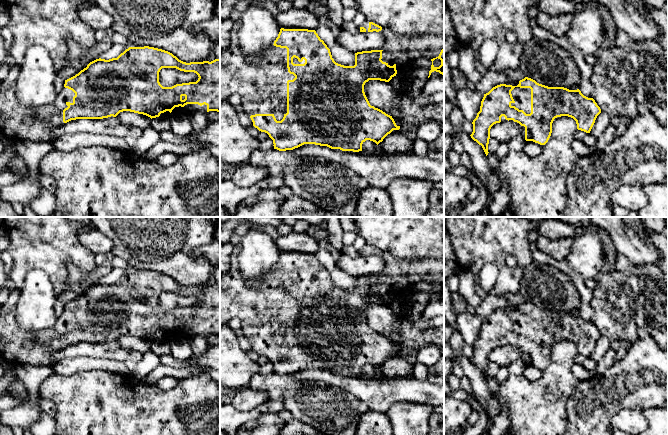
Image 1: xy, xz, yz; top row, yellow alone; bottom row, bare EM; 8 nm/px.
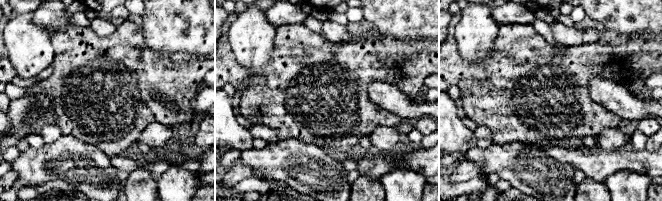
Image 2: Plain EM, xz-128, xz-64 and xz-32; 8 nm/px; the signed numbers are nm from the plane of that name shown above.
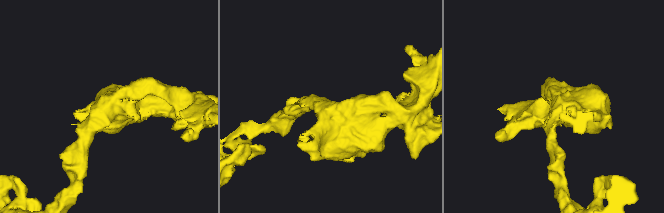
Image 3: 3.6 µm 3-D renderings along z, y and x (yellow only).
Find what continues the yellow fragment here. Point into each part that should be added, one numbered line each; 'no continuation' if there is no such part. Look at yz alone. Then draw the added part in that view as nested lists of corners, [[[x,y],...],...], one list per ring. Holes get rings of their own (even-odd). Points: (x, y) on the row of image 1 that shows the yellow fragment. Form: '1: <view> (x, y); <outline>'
1: yz (522, 96); [[[515,87],[511,91],[514,103],[511,106],[515,106],[519,110],[523,110],[526,114],[531,113],[531,89]]]

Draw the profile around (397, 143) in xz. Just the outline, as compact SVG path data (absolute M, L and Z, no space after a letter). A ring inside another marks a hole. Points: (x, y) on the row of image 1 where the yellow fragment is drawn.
M397 132L388 134L383 141L378 144L378 150L387 155L413 153L413 145L413 139Z

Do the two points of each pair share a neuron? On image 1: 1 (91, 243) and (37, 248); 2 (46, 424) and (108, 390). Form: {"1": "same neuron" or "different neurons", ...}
{"1": "different neurons", "2": "different neurons"}

